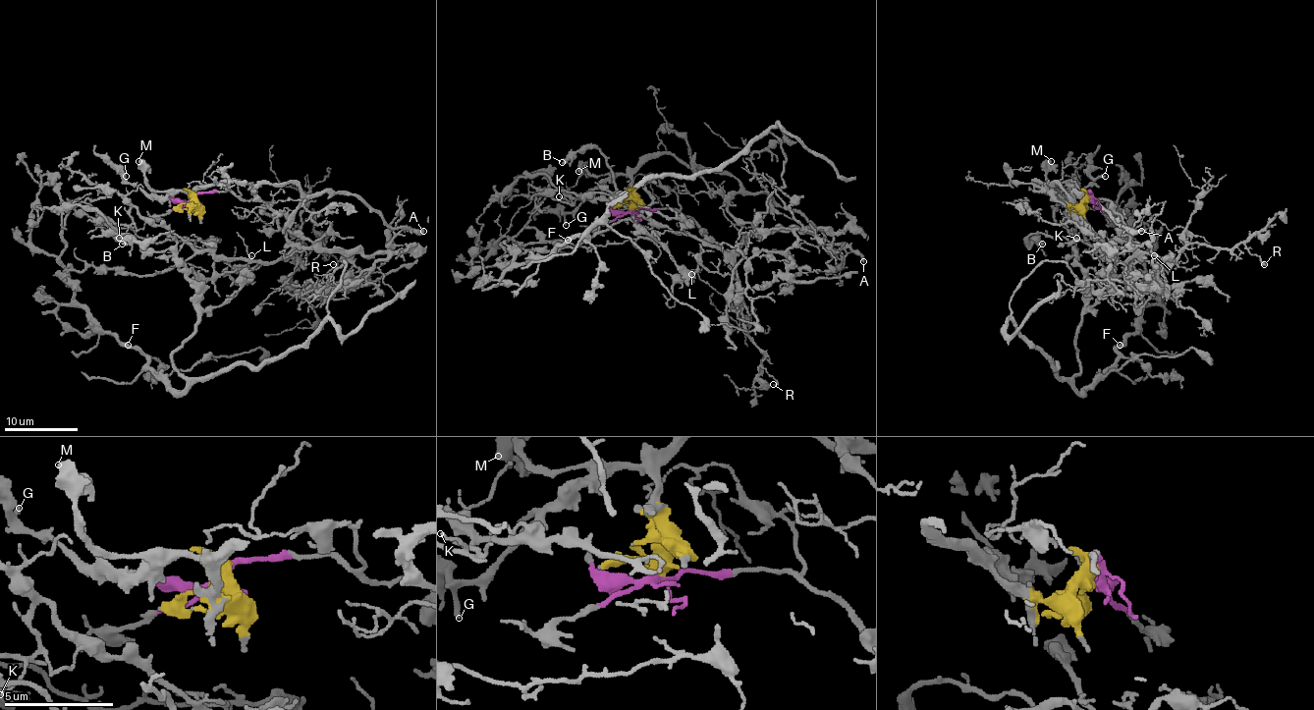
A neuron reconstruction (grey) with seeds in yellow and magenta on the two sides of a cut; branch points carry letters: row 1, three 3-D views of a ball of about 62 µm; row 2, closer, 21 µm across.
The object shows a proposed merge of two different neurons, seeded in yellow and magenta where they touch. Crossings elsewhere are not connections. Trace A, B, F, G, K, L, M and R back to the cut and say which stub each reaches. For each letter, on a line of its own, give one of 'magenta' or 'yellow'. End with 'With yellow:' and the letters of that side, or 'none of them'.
A: yellow
B: magenta
F: magenta
G: yellow
K: magenta
L: magenta
M: yellow
R: magenta
With yellow: A, G, M

